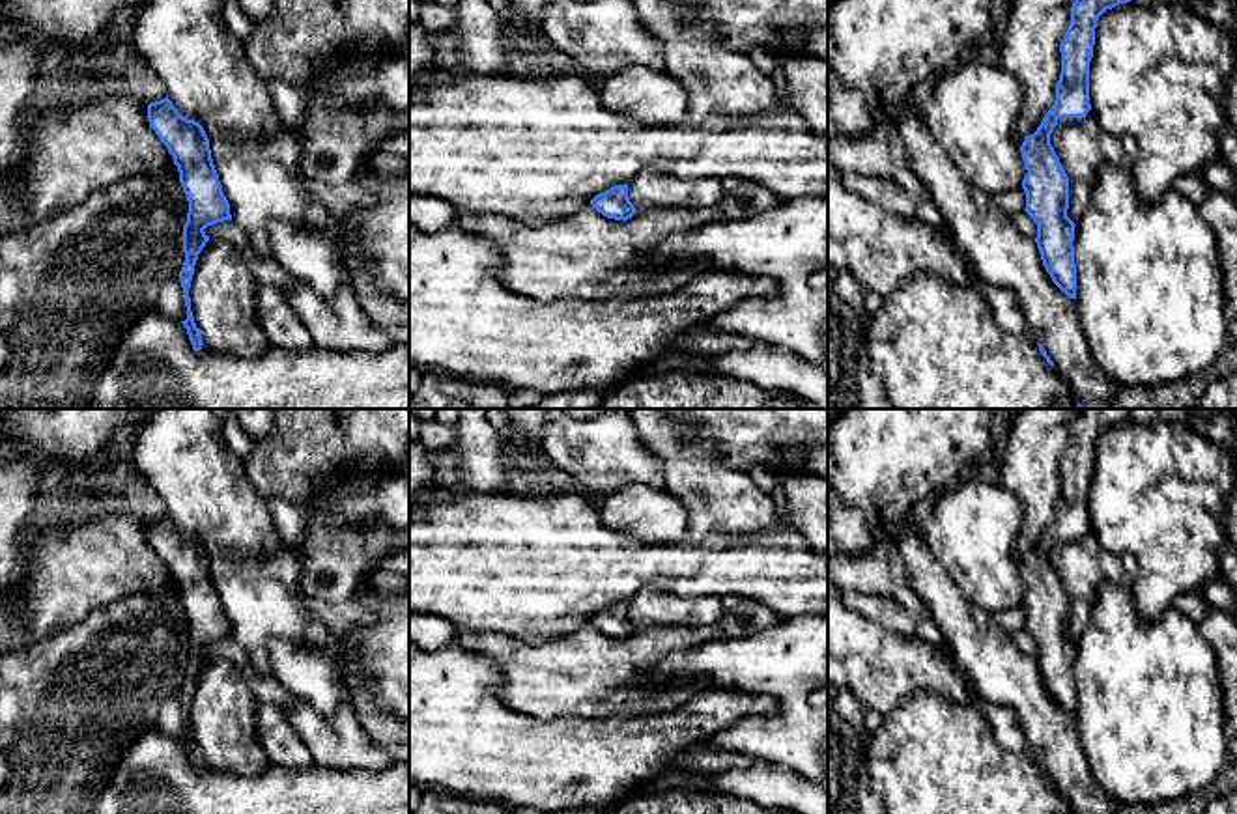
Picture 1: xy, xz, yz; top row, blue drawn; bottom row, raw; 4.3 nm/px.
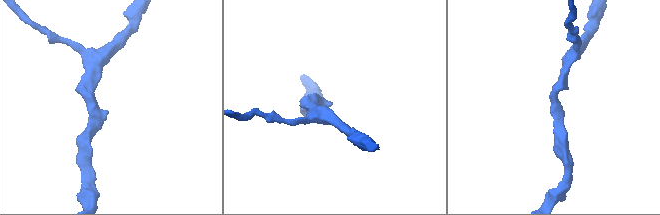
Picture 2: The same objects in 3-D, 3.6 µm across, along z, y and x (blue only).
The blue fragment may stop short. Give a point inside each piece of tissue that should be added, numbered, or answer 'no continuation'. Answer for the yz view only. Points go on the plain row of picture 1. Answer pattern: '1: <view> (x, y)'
no continuation

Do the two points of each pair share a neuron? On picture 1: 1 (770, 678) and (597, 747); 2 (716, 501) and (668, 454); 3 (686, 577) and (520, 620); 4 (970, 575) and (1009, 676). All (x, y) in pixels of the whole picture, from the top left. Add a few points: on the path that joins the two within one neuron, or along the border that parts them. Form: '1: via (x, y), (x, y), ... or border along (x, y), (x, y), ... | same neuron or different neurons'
1: border along (710, 687), (765, 695), (776, 708) | different neurons
2: via (705, 490), (679, 463) | same neuron
3: via (645, 572), (568, 572), (561, 579) | same neuron
4: border along (950, 579), (991, 615) | different neurons

